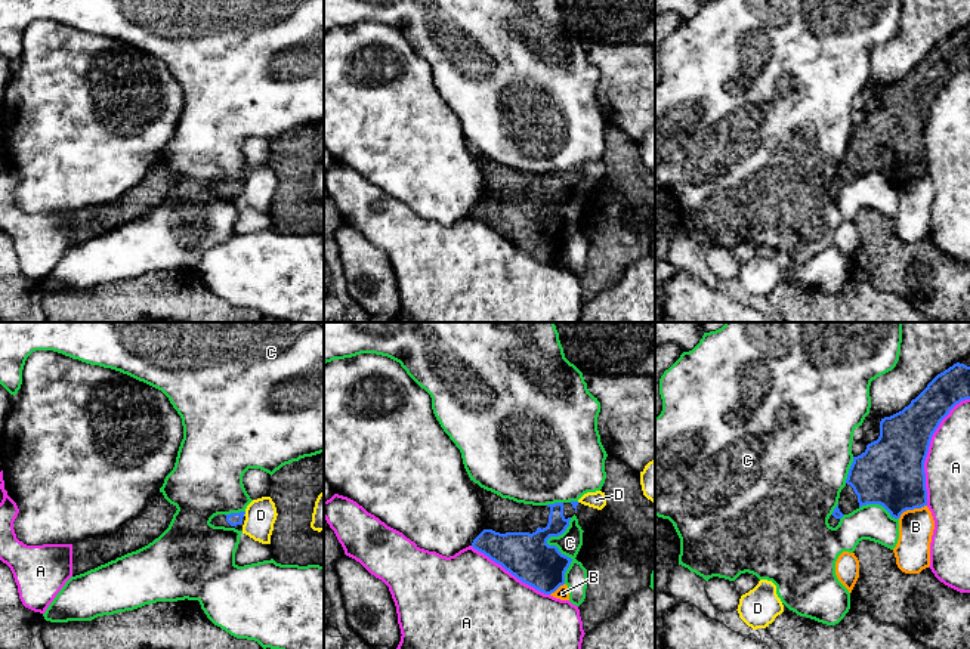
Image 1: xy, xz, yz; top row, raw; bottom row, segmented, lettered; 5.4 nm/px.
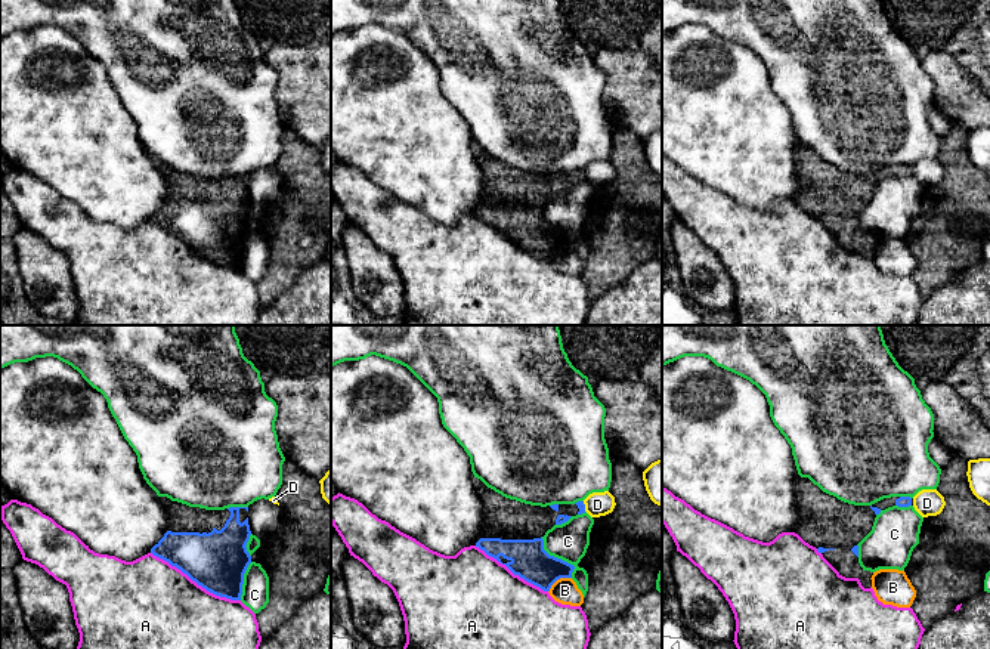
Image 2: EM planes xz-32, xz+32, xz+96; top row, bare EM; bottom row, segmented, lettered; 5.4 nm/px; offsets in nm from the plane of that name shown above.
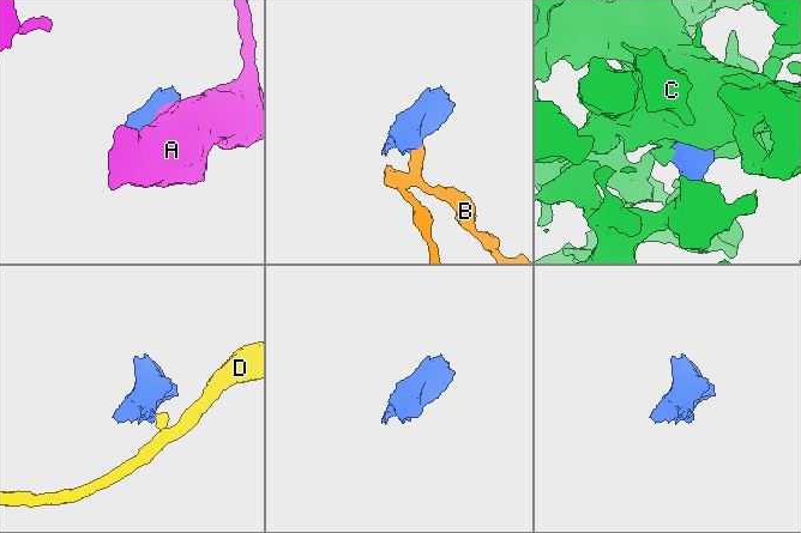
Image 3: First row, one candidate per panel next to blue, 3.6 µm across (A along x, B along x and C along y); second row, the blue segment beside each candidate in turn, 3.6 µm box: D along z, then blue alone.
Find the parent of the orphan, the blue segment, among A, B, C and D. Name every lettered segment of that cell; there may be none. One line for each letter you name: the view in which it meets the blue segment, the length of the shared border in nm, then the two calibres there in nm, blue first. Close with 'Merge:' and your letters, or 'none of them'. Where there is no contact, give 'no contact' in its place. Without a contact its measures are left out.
Merge: none of them

